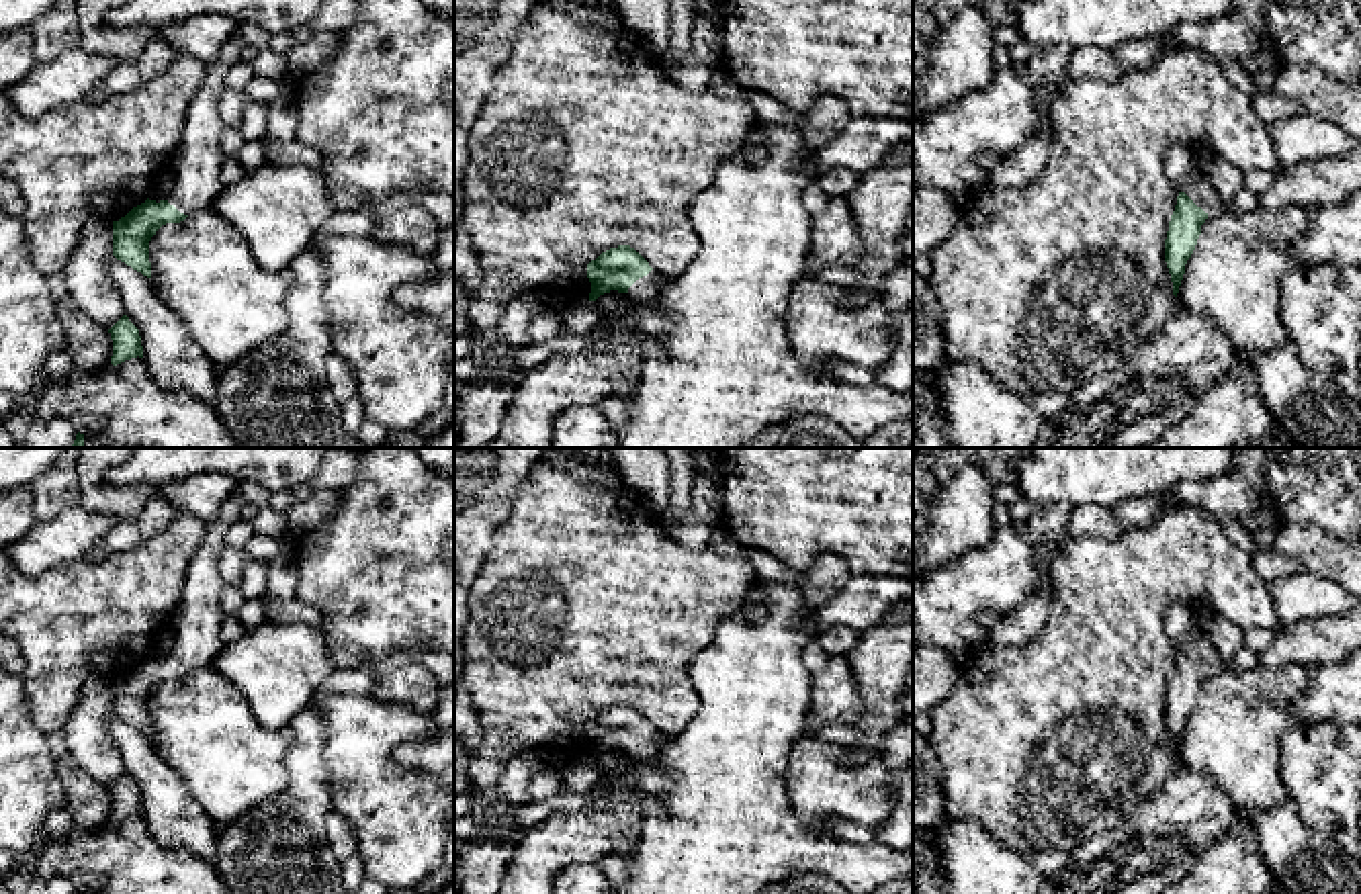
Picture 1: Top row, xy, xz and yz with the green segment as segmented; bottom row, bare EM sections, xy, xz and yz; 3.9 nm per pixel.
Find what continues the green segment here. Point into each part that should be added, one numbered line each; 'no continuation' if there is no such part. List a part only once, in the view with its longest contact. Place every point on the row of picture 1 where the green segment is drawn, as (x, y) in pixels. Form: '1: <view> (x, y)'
1: xz (647, 289)

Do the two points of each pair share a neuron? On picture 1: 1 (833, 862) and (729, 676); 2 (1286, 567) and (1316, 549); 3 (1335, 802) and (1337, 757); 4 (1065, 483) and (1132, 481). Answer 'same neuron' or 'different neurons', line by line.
1: same neuron
2: different neurons
3: same neuron
4: same neuron

